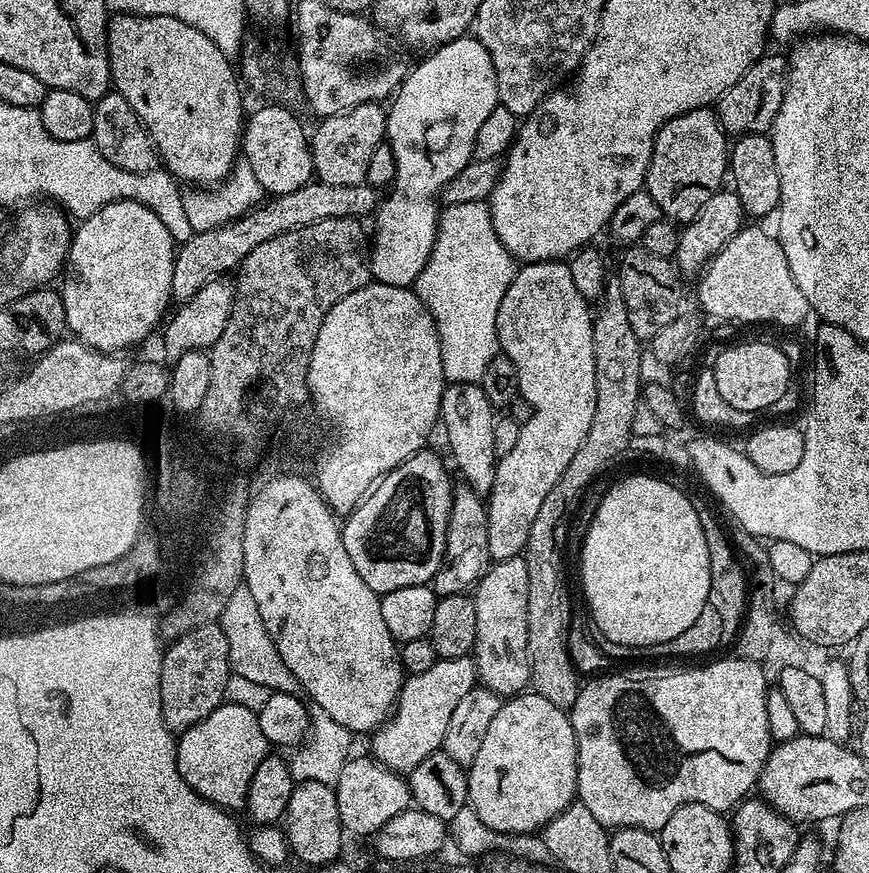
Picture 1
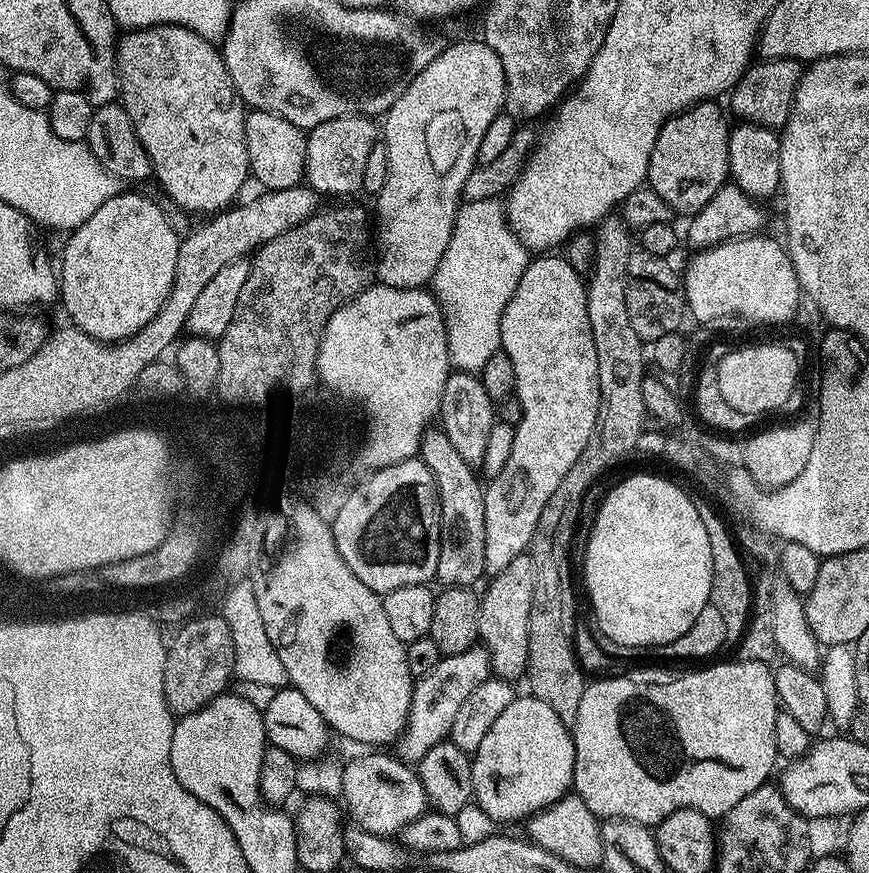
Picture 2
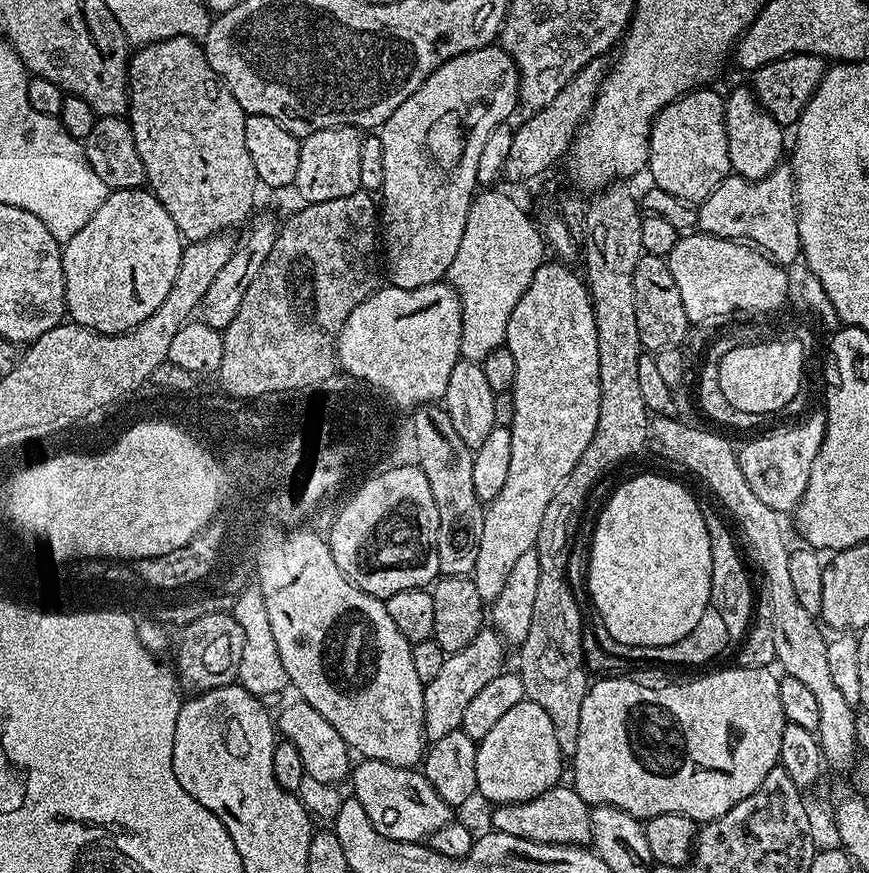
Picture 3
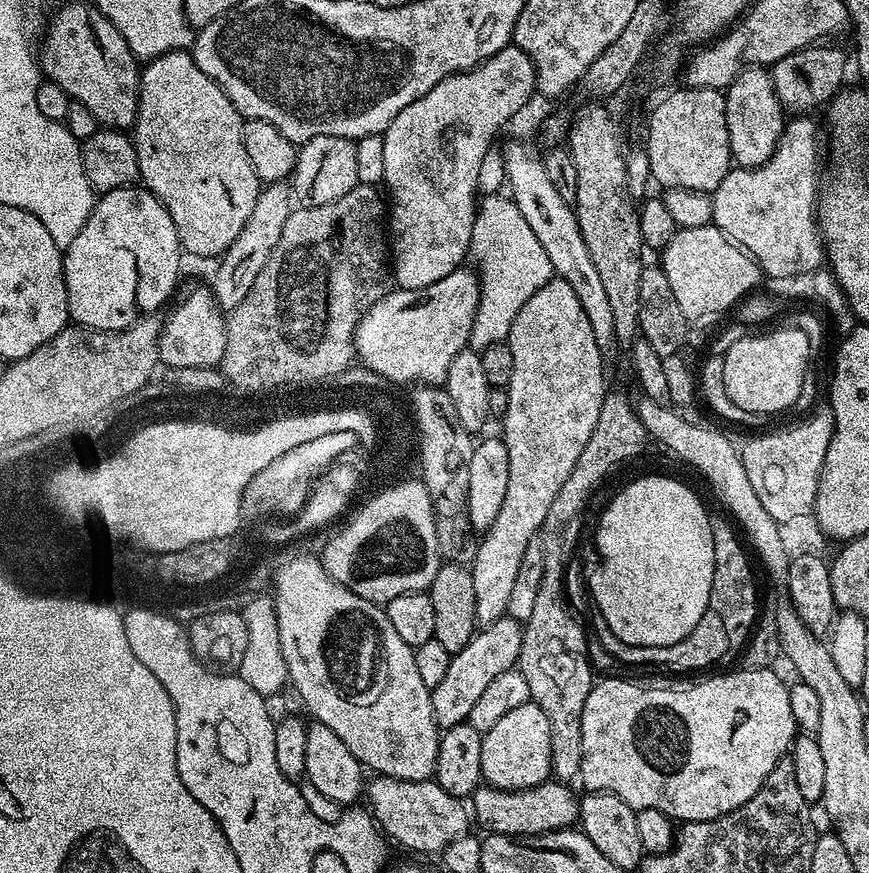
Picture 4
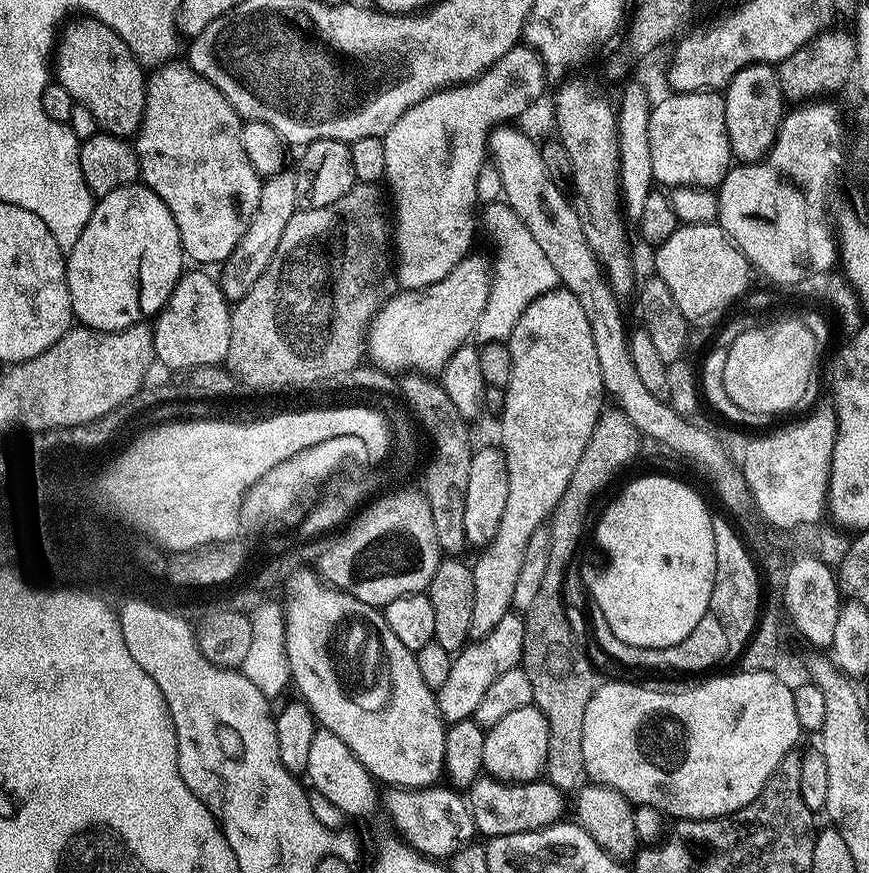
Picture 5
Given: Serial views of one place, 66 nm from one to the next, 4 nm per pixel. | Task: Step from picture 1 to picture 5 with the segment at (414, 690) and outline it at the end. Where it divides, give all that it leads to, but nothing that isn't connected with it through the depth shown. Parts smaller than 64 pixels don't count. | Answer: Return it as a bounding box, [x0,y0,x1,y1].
[435,610,524,724]

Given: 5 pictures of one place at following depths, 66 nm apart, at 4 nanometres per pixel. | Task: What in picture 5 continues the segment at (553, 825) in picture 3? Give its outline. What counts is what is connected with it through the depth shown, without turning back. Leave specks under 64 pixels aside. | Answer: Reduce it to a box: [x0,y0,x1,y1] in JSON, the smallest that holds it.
[466,774,565,838]

